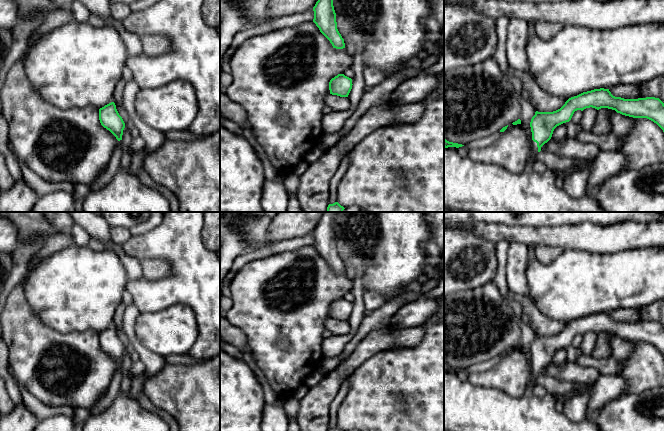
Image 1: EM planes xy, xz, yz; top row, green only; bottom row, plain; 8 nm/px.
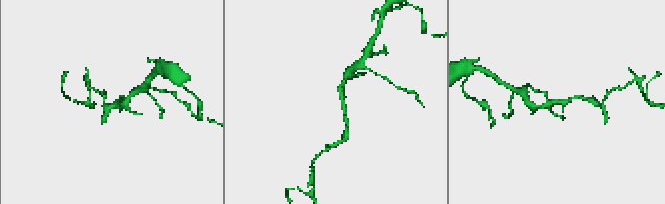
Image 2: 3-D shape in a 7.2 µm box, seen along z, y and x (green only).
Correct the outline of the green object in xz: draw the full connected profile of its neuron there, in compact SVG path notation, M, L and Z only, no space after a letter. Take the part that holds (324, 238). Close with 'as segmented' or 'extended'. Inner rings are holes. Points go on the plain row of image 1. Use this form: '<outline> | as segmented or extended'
M325 212L313 231L313 246L320 256L330 265L333 272L345 272L344 263L337 253L336 237L333 230L333 218L337 212Z | as segmented

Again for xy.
M114 326L99 333L99 344L101 349L109 354L119 366L111 381L107 394L89 409L91 415L103 412L115 400L120 394L120 383L123 378L122 359L125 347L119 339Z | extended

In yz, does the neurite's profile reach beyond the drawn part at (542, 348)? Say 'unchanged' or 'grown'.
grown

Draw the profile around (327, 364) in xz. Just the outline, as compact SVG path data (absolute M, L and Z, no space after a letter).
M336 355L331 358L323 358L318 366L318 369L325 372L330 372L340 365L341 356Z

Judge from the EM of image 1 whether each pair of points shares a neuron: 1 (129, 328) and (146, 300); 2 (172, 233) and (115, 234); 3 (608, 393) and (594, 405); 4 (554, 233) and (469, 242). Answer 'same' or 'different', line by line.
1: different
2: different
3: same
4: different

